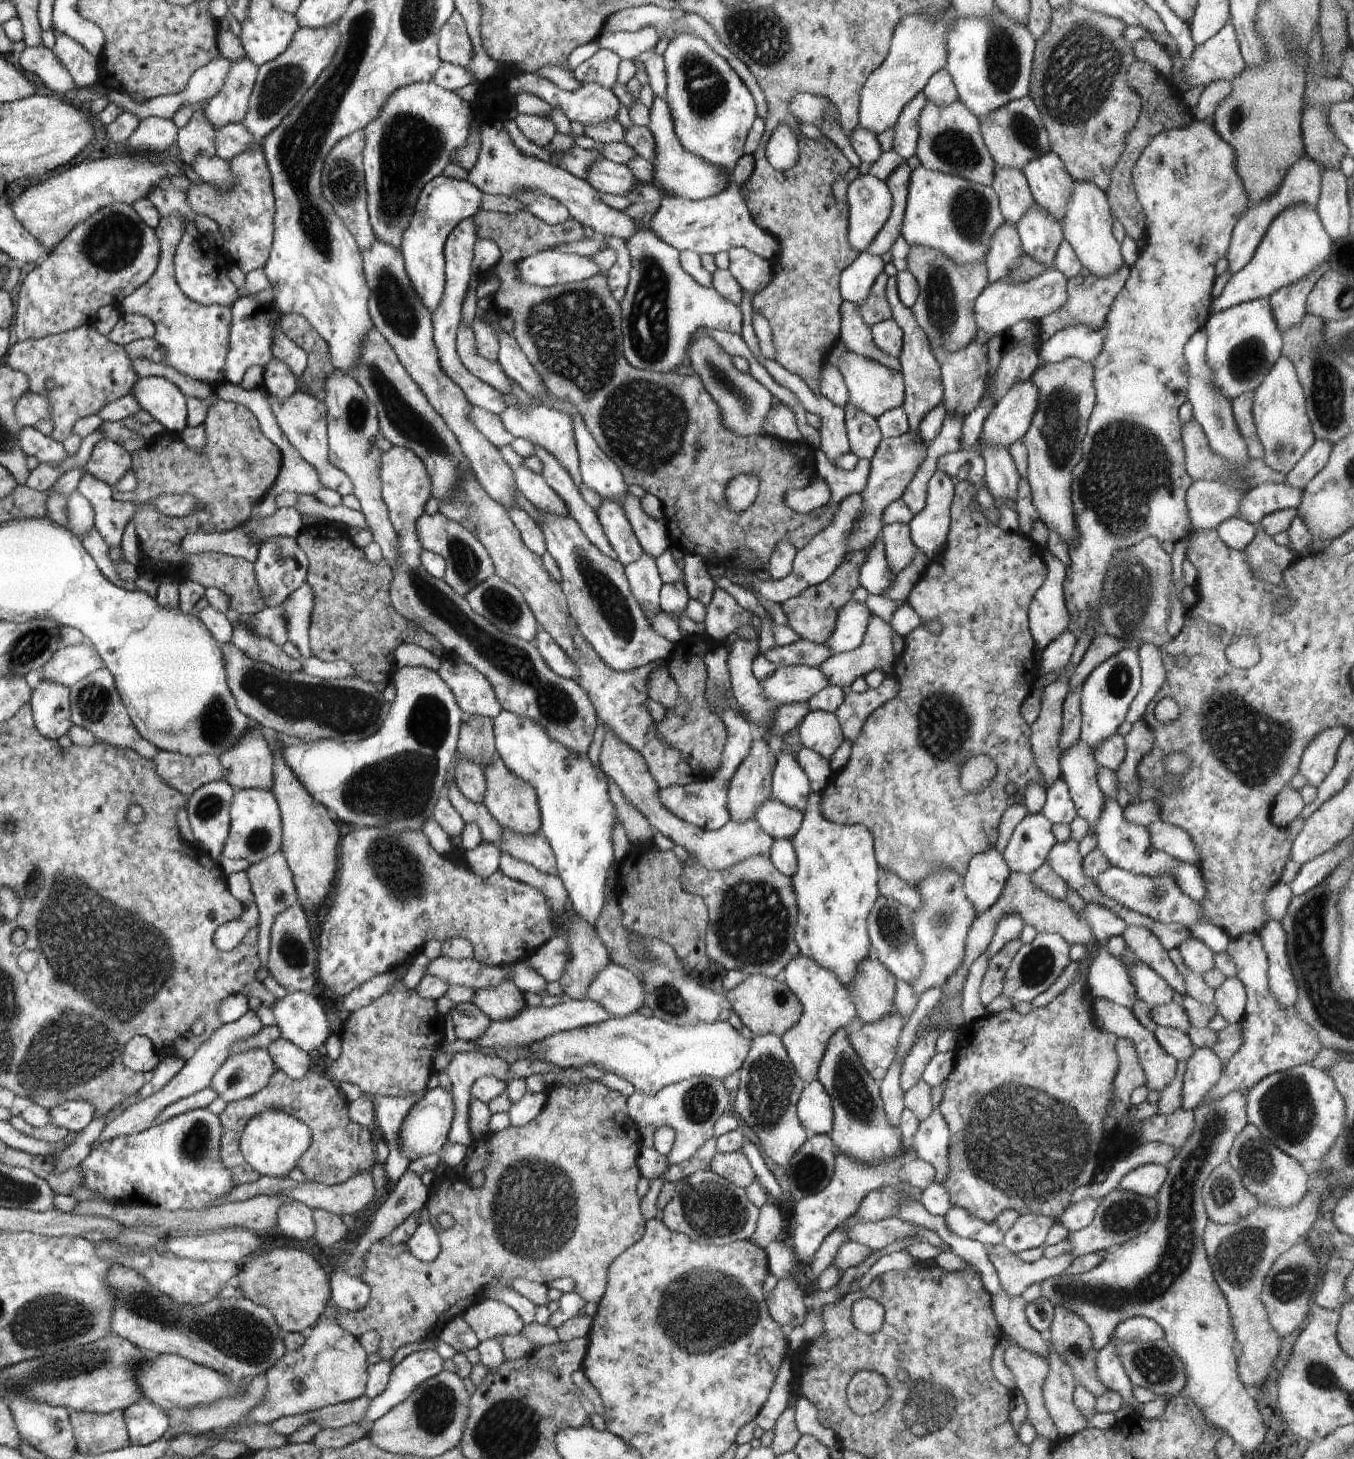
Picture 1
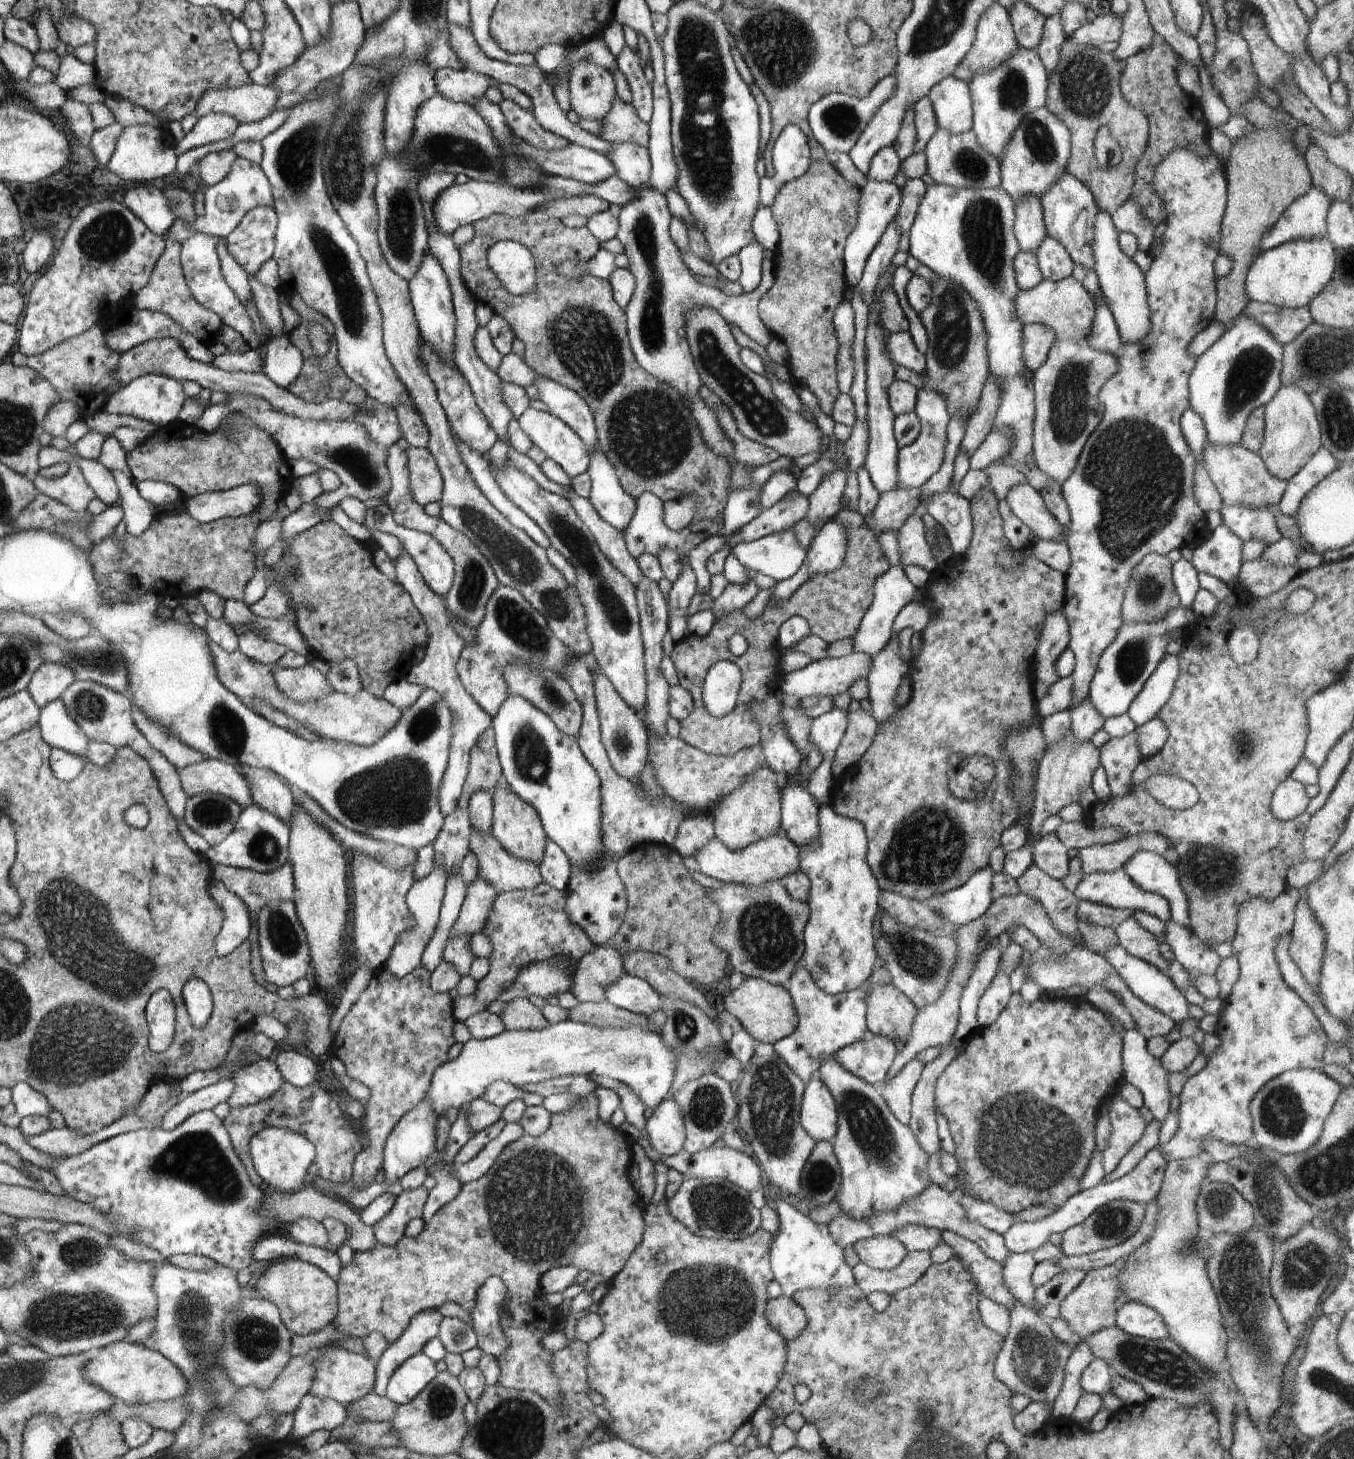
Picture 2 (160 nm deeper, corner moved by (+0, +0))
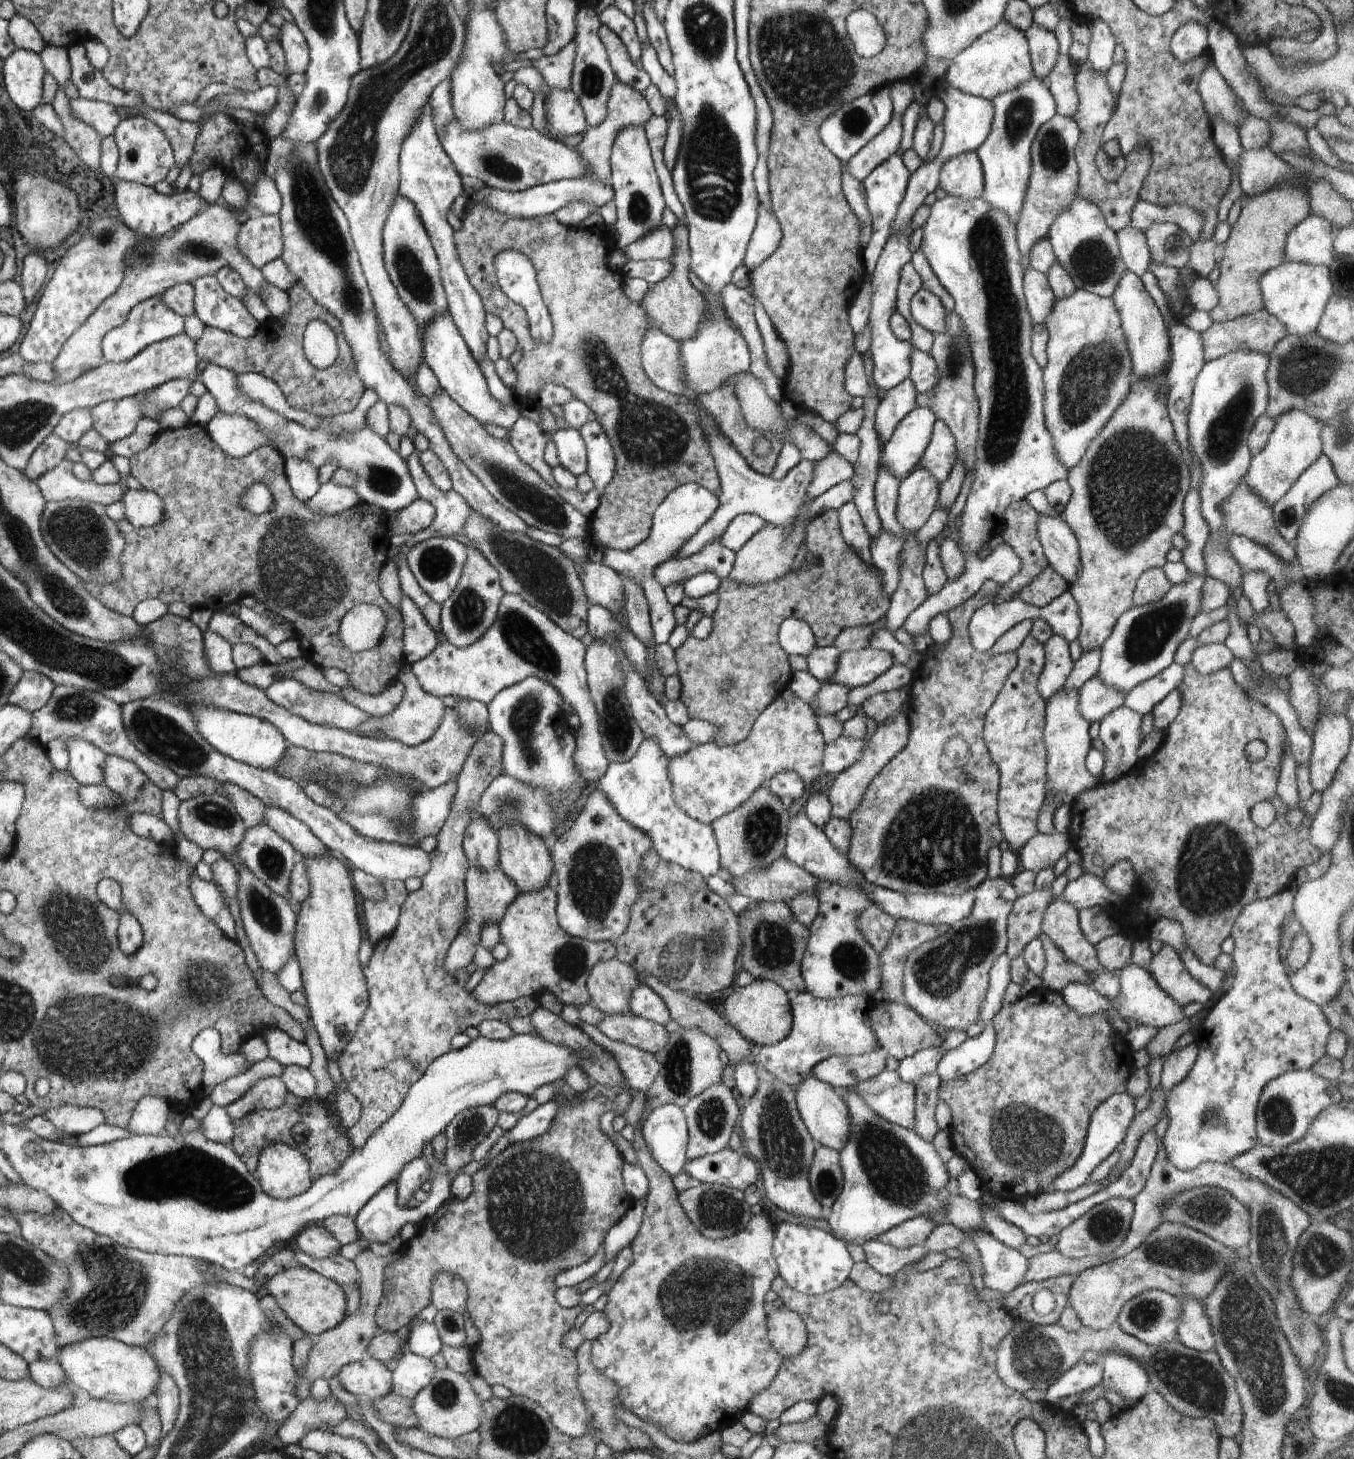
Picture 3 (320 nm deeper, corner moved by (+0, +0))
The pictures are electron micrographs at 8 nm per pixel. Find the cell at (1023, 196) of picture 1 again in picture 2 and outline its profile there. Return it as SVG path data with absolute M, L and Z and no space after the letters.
M1024 196L1014 204L1014 236L1024 252L1036 253L1038 244L1044 242L1047 231L1043 220L1043 208L1041 198L1038 196Z

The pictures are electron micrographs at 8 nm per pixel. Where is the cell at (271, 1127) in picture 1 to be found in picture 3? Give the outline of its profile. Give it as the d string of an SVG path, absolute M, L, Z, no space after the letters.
M284 1143L262 1148L256 1177L267 1195L282 1200L305 1193L314 1181L305 1154Z

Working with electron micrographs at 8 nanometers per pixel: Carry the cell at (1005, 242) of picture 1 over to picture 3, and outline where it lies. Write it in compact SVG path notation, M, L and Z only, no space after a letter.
M1029 267L1024 272L1023 292L1032 323L1046 325L1046 316L1050 314L1055 300L1046 274Z

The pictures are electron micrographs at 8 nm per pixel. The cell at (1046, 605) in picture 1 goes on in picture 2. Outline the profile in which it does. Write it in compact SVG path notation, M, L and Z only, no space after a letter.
M1064 608L1050 612L1040 628L1038 646L1034 652L1033 690L1036 702L1048 694L1052 684L1061 680L1054 666L1058 656L1069 648L1070 640L1070 626L1064 615Z

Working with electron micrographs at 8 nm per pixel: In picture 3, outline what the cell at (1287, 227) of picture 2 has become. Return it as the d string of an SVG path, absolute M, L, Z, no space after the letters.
M1309 214L1290 230L1284 244L1285 257L1292 262L1306 262L1329 268L1336 256L1333 238L1332 224L1322 216Z

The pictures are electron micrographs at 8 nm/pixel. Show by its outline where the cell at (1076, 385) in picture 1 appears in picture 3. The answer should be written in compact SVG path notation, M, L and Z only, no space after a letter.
M1076 288L1068 298L1055 299L1050 314L1046 316L1046 329L1049 333L1047 343L1047 364L1043 370L1044 424L1050 432L1054 454L1058 464L1066 470L1075 468L1086 453L1088 444L1100 434L1118 406L1126 400L1130 386L1134 382L1133 366L1126 338L1120 326L1120 316L1111 297L1100 297L1082 288Z

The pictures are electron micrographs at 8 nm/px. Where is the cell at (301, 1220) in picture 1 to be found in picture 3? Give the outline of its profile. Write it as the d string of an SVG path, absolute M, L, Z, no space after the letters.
M321 1224L308 1226L296 1238L300 1250L313 1259L327 1259L337 1255L342 1247L338 1239Z

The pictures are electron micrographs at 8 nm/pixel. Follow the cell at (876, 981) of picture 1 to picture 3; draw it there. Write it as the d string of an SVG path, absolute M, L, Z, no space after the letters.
M886 1001L882 1004L872 1004L869 1011L870 1024L872 1032L876 1036L879 1048L883 1049L887 1056L902 1061L914 1056L922 1050L930 1048L940 1048L943 1035L936 1034L926 1020L919 1016L907 1005L901 1001Z

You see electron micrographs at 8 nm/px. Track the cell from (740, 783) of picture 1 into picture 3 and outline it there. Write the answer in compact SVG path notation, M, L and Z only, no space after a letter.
M767 787L754 790L746 802L742 802L733 812L724 814L712 822L712 830L718 844L720 867L730 876L744 876L750 870L768 868L770 862L783 856L786 847L789 812L784 808L780 798L774 796Z

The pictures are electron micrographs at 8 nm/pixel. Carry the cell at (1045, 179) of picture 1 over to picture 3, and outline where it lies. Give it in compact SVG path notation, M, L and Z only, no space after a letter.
M1076 194L1070 206L1054 218L1047 238L1056 260L1066 268L1077 288L1100 297L1112 297L1127 267L1121 258L1116 233L1106 225L1102 210L1094 202Z

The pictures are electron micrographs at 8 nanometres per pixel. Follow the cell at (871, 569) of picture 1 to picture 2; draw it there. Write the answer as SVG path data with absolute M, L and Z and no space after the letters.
M889 566L886 572L882 572L882 576L878 576L874 582L872 605L862 616L858 630L852 636L852 642L854 642L852 652L864 652L873 658L882 648L885 648L896 616L904 606L912 602L918 589L908 580L902 566Z

